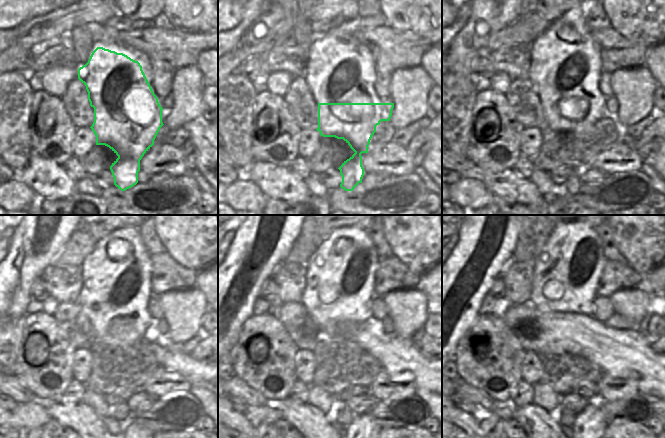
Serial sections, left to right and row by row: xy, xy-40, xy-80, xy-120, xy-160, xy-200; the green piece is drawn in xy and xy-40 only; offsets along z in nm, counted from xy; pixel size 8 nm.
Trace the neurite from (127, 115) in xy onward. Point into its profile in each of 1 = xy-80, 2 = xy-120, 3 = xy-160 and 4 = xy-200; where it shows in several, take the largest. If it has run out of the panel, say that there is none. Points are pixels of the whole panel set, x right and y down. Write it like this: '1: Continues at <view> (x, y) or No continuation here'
1: Continues at xy-80 (566, 117)
2: Continues at xy-120 (139, 335)
3: Continues at xy-160 (345, 416)
4: Continues at xy-200 (567, 417).

